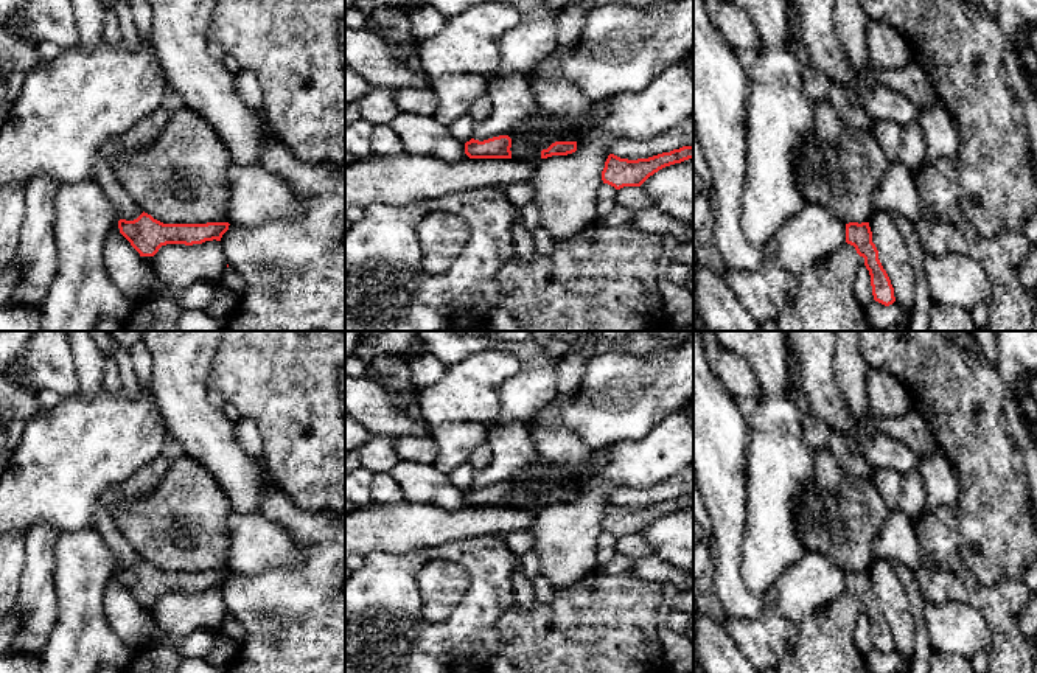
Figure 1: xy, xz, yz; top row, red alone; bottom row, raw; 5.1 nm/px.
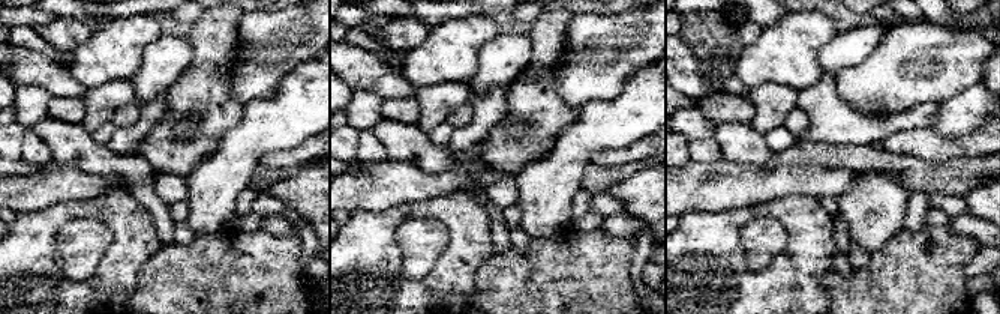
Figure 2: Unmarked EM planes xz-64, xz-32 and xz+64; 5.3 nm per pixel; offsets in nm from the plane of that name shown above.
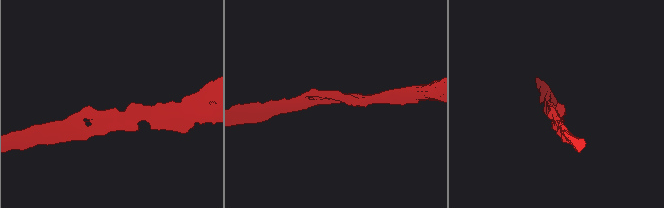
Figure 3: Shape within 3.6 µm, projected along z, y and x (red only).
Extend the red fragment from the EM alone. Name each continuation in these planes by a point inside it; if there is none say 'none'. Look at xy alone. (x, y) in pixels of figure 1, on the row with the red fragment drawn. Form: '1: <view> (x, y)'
none

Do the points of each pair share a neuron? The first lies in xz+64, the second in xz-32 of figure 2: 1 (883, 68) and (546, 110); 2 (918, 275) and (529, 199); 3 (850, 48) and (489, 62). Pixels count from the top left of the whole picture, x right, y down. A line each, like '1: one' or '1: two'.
1: two
2: two
3: one

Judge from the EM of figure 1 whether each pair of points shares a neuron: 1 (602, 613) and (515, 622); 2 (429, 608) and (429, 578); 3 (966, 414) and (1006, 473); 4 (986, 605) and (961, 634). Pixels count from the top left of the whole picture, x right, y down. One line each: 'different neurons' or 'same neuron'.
1: same neuron
2: same neuron
3: same neuron
4: different neurons

